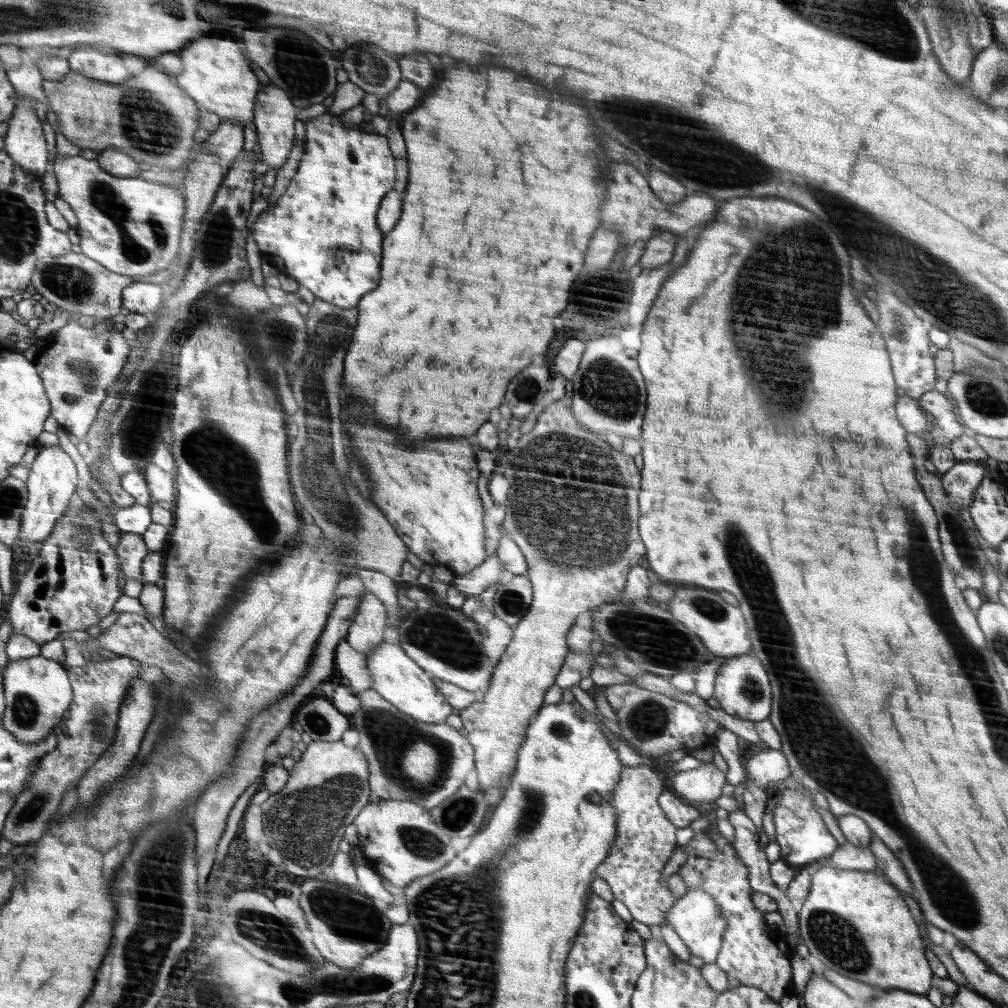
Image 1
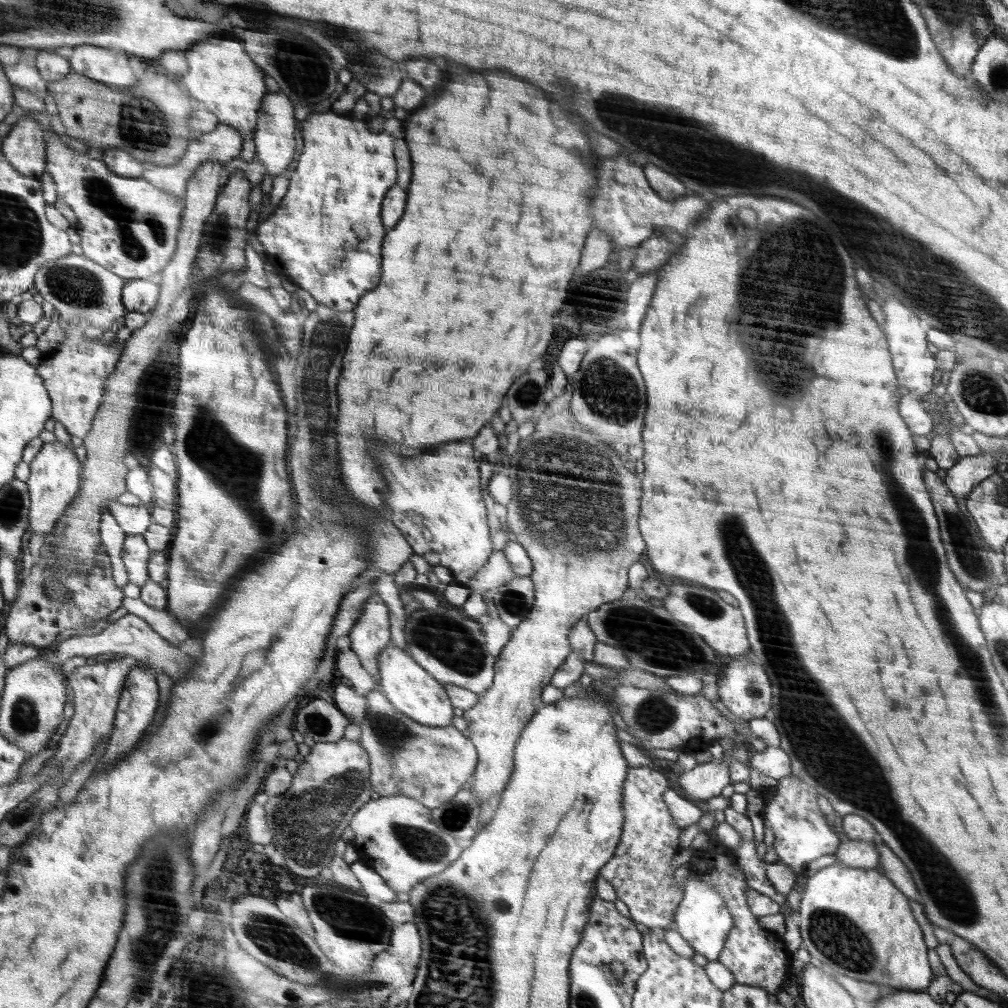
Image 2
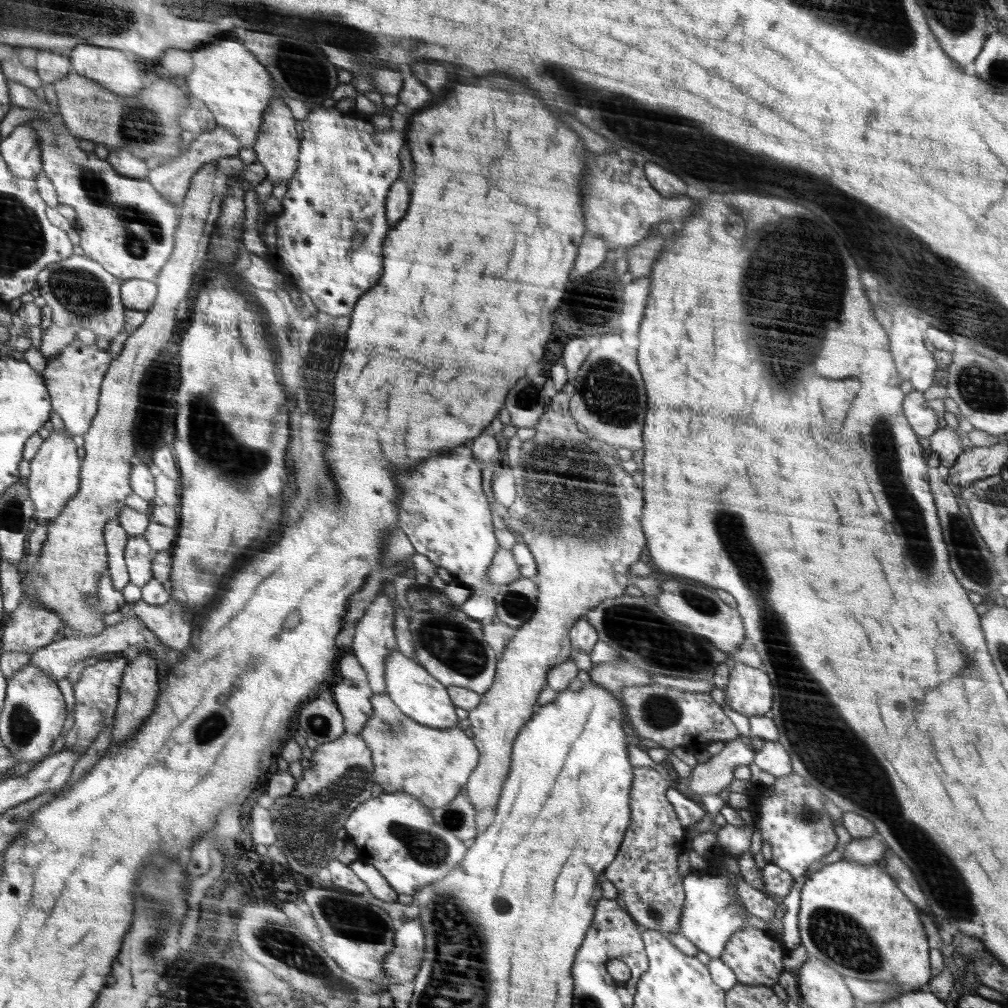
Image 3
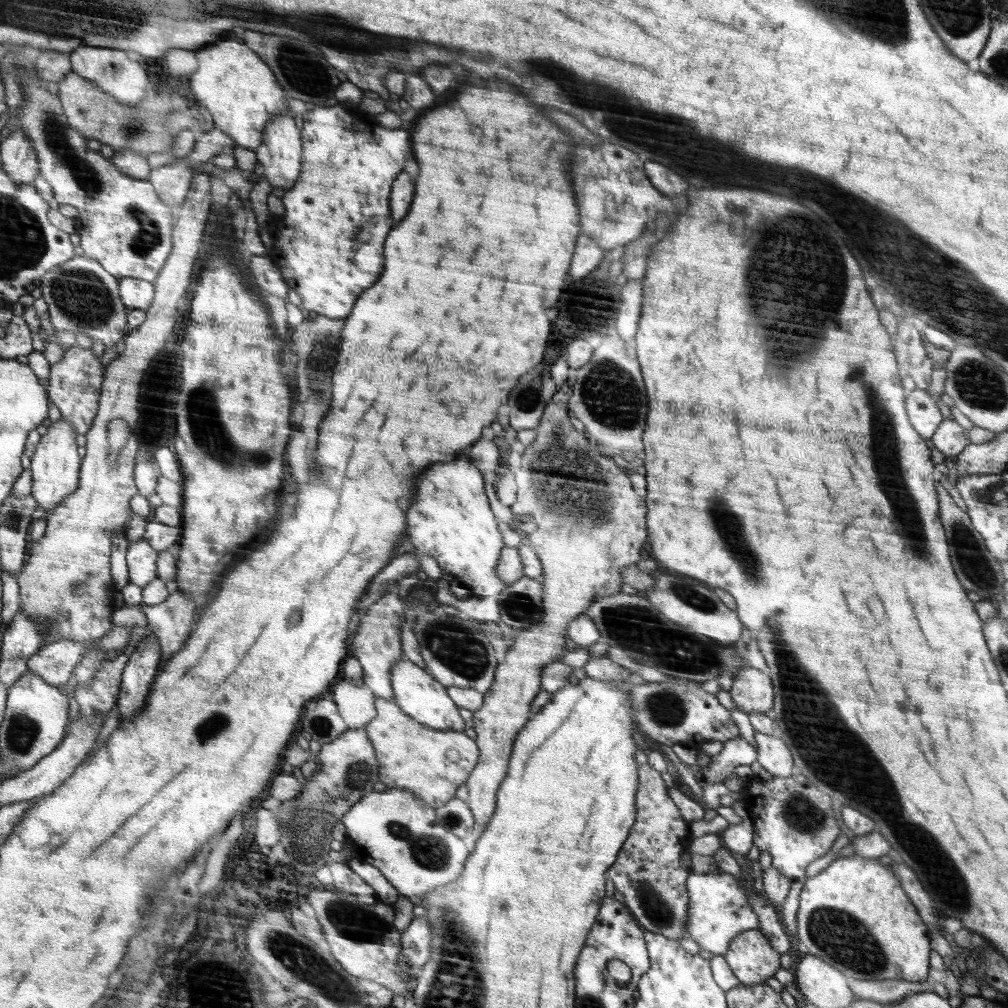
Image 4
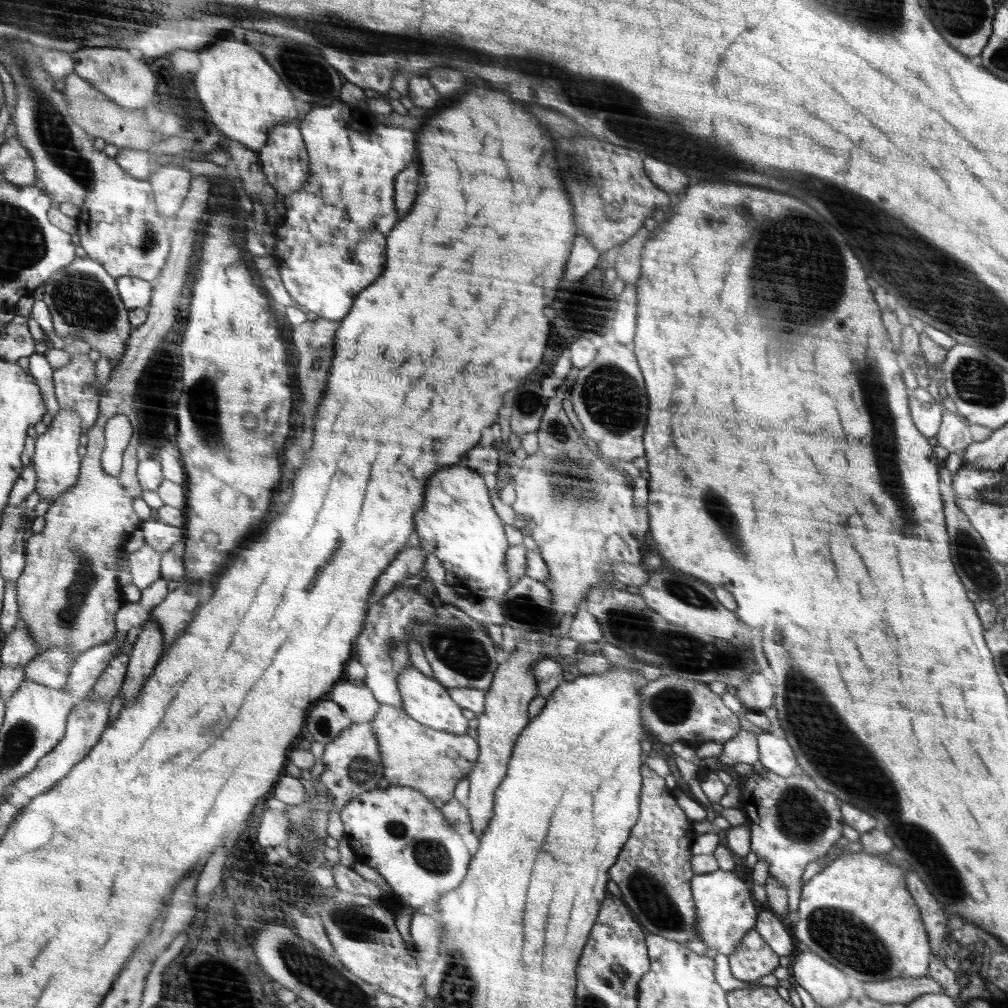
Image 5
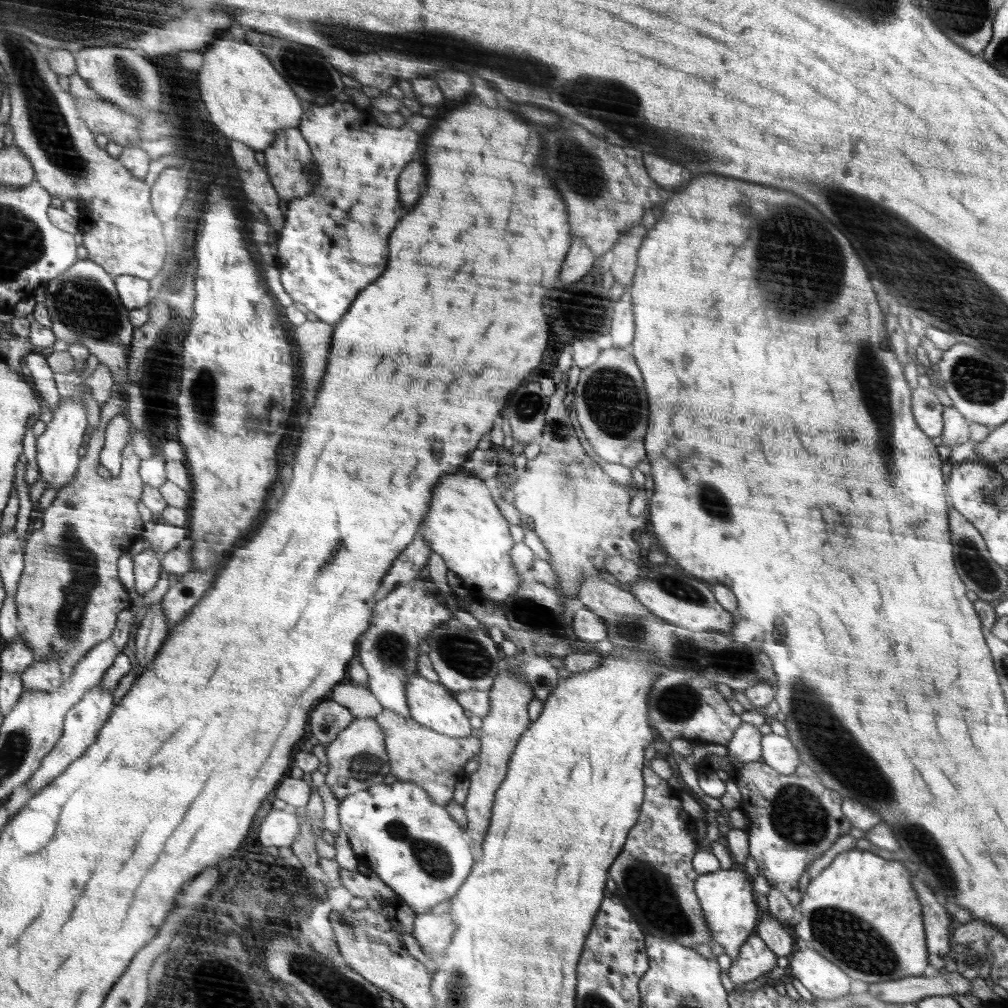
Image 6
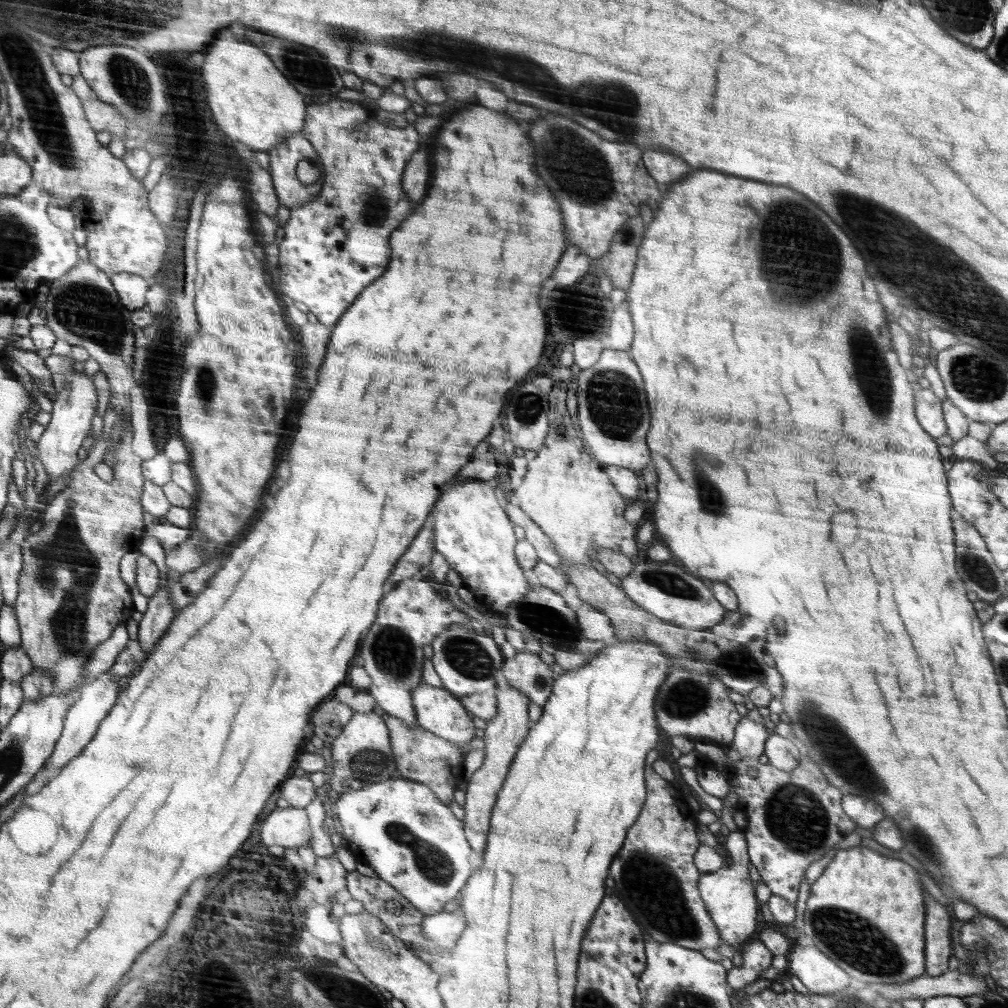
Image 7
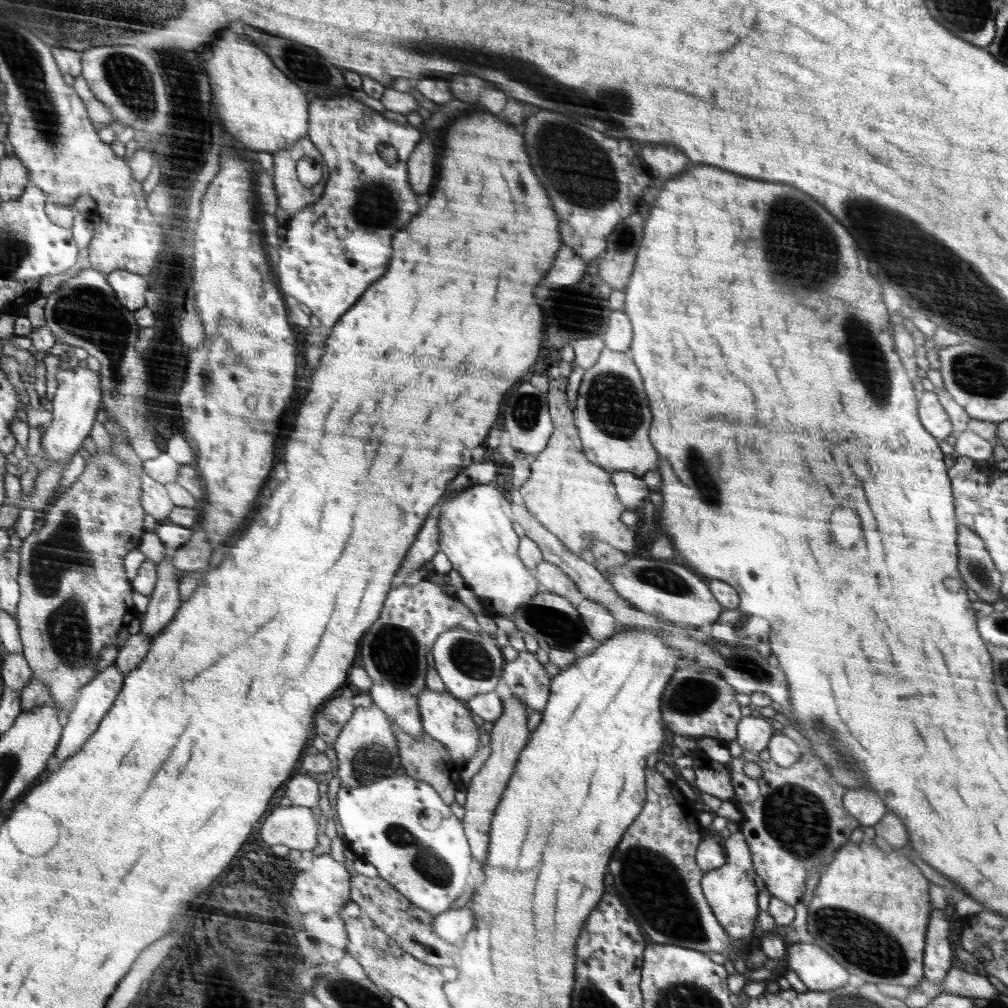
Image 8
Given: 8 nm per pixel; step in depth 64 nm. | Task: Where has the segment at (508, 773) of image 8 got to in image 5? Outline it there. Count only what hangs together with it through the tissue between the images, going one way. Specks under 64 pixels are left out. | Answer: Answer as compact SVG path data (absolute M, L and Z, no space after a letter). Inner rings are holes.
M563 381L559 383L556 396L547 400L542 424L536 432L538 450L524 460L524 468L514 478L518 498L512 508L516 514L528 514L536 524L536 528L532 528L529 534L538 545L539 555L548 567L549 577L544 584L552 593L552 616L547 628L527 633L523 639L517 638L516 650L497 670L490 690L485 691L484 712L475 716L478 719L475 736L481 743L481 756L468 777L466 808L471 818L472 832L479 838L492 822L495 792L507 773L515 742L530 722L528 706L536 696L537 683L533 665L546 657L540 633L556 633L564 614L576 613L578 608L583 607L584 597L592 587L606 589L612 586L612 562L640 564L640 547L649 529L648 510L645 506L634 506L632 488L626 482L626 477L612 470L610 460L608 464L602 464L594 452L588 452L580 434L572 428L571 420L568 420L562 408L562 402L568 400L570 393L568 381ZM560 456L582 464L580 480L556 480L554 472L564 468L554 466Z

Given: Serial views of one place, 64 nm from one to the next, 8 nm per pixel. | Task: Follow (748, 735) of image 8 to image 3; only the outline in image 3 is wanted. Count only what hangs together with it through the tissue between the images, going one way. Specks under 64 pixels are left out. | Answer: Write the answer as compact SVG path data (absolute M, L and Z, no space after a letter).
M740 739L726 742L720 753L691 770L688 788L701 797L721 792L732 782L734 768L740 764L749 766L754 760L754 753L755 750L744 745Z

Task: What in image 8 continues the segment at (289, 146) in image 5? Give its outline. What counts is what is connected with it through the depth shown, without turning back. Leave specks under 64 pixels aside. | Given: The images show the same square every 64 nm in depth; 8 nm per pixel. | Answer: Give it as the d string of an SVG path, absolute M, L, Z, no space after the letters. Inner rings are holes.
M308 136L292 145L289 149L272 153L274 163L273 186L280 208L295 215L304 208L320 200L328 180L328 170L321 151L314 146ZM304 157L312 157L324 168L322 182L314 186L304 186L297 177L297 162Z

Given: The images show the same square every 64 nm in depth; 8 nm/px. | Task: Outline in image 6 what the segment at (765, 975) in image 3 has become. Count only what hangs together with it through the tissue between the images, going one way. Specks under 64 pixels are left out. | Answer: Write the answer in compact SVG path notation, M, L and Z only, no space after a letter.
M754 934L742 947L738 958L732 961L728 976L734 984L741 985L760 978L776 967L776 956L773 950L766 947L764 940Z

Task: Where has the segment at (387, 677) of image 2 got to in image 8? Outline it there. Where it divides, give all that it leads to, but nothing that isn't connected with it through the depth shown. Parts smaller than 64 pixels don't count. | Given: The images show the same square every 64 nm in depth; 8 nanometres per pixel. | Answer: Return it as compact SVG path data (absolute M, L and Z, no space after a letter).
M426 688L420 694L419 705L421 722L426 734L434 738L434 740L440 741L449 750L452 760L462 760L462 758L468 760L468 758L472 758L472 754L478 750L480 732L478 732L478 726L474 724L470 709L465 705L464 701L452 696L446 690L441 693Z

